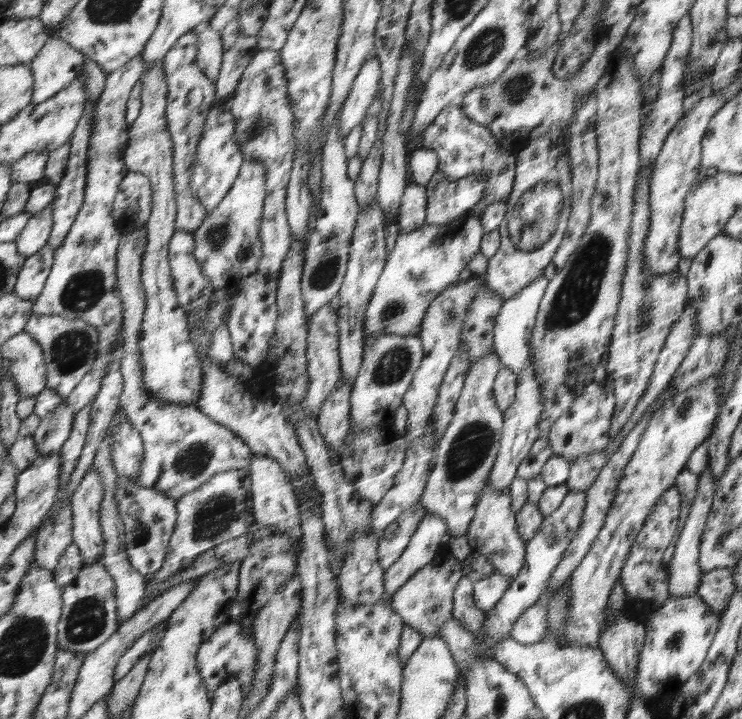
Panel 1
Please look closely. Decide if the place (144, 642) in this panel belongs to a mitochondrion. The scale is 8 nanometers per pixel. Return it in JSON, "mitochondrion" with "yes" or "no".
{"mitochondrion":"no"}

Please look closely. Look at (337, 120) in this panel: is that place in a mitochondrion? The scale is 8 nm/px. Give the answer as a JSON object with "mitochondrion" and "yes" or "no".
{"mitochondrion":"no"}

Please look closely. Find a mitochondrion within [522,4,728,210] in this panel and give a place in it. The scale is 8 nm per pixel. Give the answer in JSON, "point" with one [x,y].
{"point":[713,38]}

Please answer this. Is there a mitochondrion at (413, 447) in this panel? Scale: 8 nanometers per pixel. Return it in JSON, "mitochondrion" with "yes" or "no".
{"mitochondrion":"no"}

